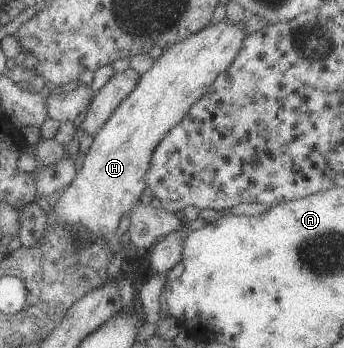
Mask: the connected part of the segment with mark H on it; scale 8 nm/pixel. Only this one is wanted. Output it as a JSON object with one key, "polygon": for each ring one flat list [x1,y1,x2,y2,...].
{"polygon":[[228,18,220,20,218,23,208,24,204,27,203,30,196,32,186,39,179,41,178,43,172,44,164,53,153,63,152,69,149,69,146,73,143,73,140,76,140,79,137,81,136,87,128,94,128,97,125,97,120,105,113,111,113,114,110,116,110,119,101,127,100,131,94,135,94,141,90,146,90,149,87,151,84,159,84,164,82,169,77,173,77,176,73,179,73,182,66,187,65,192,61,195,58,203,55,206,52,214,56,216,56,219,60,220,63,224,68,224,69,227,72,225,82,225,86,226,91,232,94,232,99,236,113,235,120,225,120,219,124,214,129,214,131,207,143,197,142,191,147,187,147,171,152,159,152,154,156,149,156,146,161,142,163,137,170,131,177,123,180,123,181,119,184,119,184,116,187,114,187,111,203,96,203,93,216,81,219,73,226,71,232,65,232,62,236,59,238,53,243,46,243,39,246,35,246,20,241,20,237,22,231,22]]}

